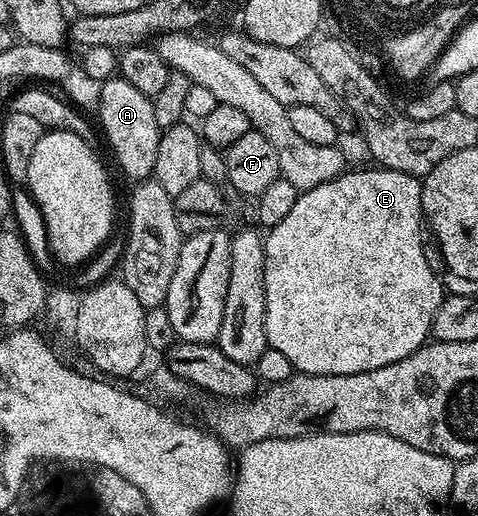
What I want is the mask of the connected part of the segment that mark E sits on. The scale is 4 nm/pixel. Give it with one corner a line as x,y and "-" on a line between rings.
377,165
371,168
371,171
347,169
332,181
324,181
324,185
316,185
301,192
296,205
292,205
291,211
288,212
288,217
284,217
280,225
269,228
265,236
266,341
269,346
280,349
280,353
284,353
288,361
292,361
295,372
304,375
364,373
380,369
384,365
392,365
392,361
408,357
431,338
430,326
436,317
436,309
440,309
444,298
444,283
443,280
442,283
438,280
437,273
430,268
430,263
426,260
426,247
422,244
422,227
424,231
422,184
416,175
387,171

